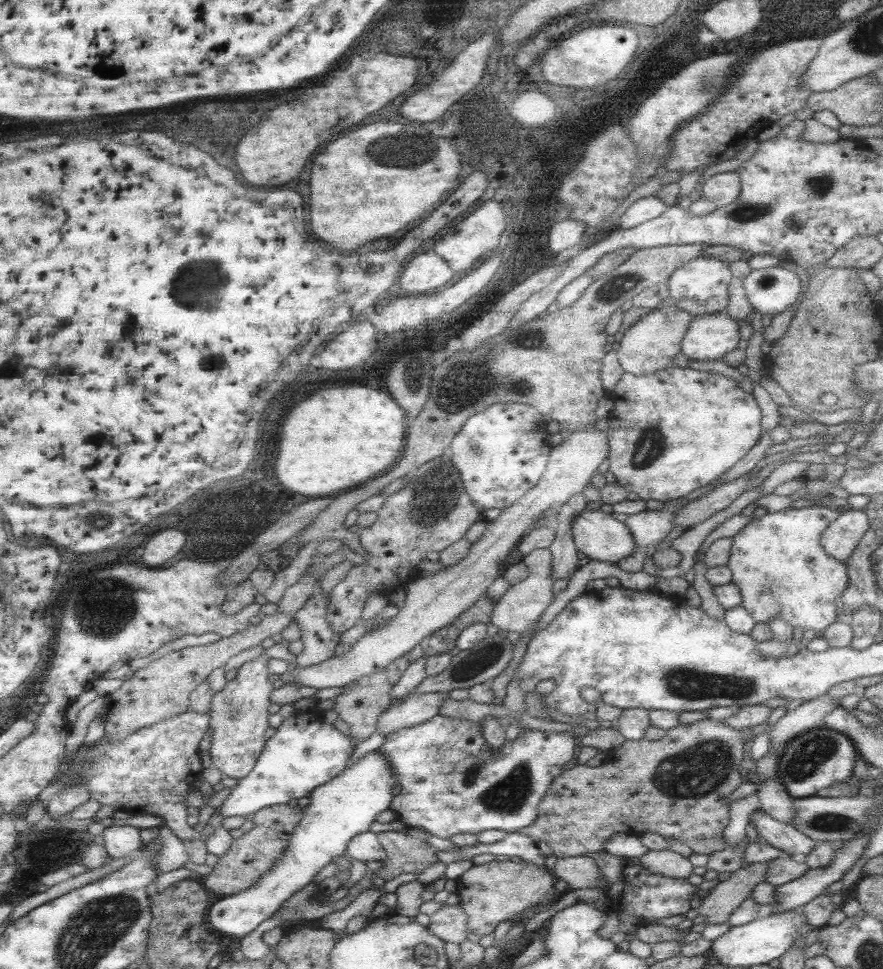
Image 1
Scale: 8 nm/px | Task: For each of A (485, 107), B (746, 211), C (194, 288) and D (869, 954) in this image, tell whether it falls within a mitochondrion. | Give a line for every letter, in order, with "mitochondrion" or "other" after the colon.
A: mitochondrion
B: mitochondrion
C: mitochondrion
D: mitochondrion

